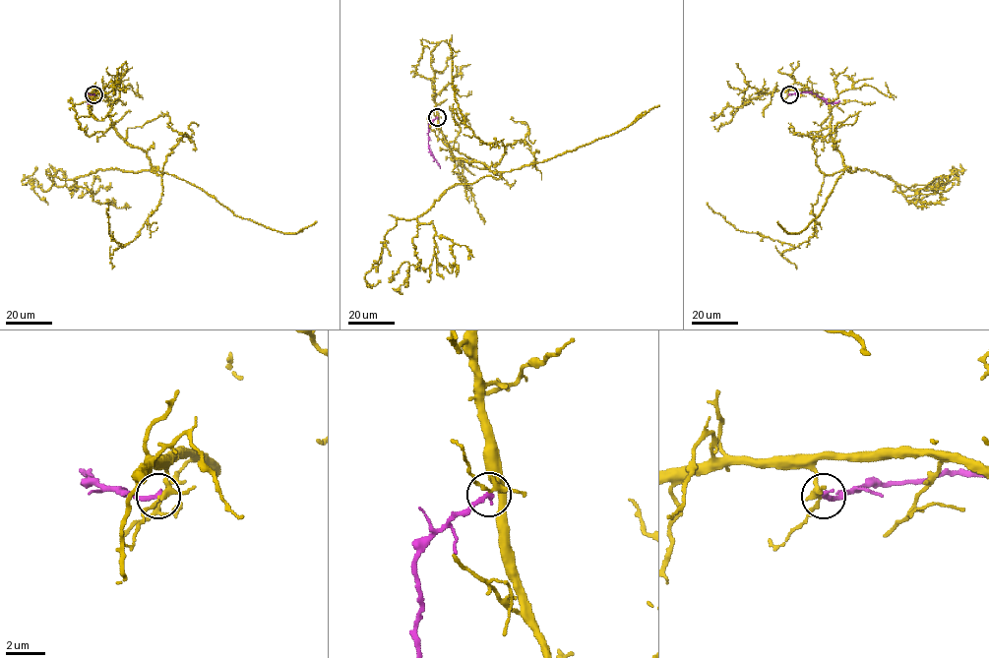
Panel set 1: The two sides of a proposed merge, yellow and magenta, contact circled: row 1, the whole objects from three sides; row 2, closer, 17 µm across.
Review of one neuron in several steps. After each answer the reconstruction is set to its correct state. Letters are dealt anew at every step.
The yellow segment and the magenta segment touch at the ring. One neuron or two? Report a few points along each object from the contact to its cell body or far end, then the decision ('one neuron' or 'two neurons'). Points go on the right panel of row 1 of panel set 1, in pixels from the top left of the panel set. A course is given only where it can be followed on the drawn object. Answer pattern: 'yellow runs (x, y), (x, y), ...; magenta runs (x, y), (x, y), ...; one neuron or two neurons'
yellow runs (788, 94), (804, 89), (828, 103), (844, 169), (891, 177), (903, 191), (938, 179), (918, 200), (927, 205); magenta runs (789, 94), (810, 91), (827, 102), (839, 101); two neurons

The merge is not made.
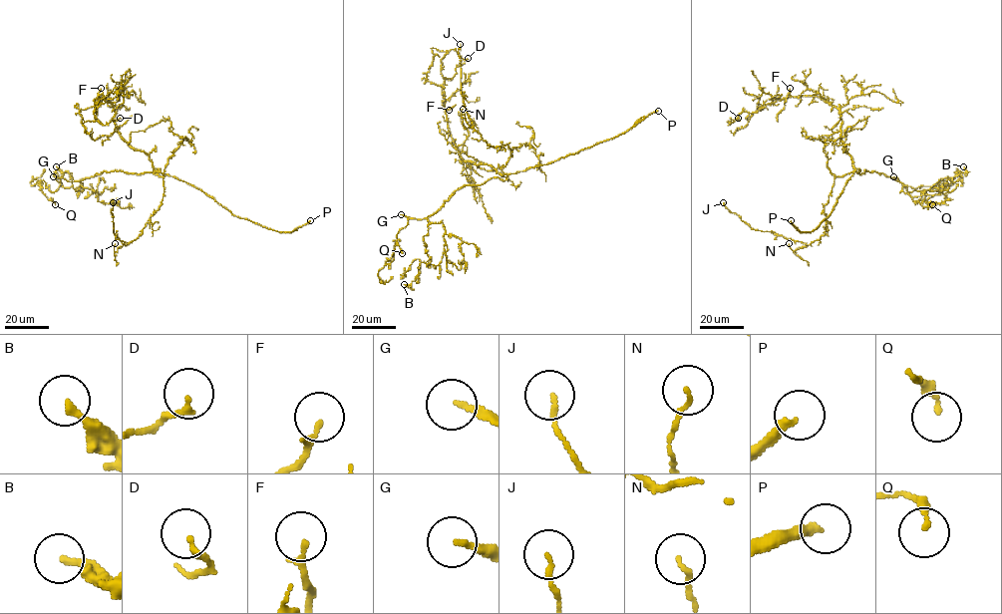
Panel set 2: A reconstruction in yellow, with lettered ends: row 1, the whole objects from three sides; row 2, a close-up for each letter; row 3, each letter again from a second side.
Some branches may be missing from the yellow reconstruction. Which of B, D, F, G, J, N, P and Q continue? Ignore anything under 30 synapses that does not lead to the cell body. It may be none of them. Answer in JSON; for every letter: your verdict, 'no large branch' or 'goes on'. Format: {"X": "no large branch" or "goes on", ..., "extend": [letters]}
{"B": "no large branch", "D": "no large branch", "F": "no large branch", "G": "goes on", "J": "no large branch", "N": "no large branch", "P": "goes on", "Q": "no large branch", "extend": ["G", "P"]}

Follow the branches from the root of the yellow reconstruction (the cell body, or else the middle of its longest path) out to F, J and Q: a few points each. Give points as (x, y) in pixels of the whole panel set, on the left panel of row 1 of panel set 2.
F: (155, 167), (147, 154), (134, 150), (121, 136), (113, 119), (112, 105), (103, 96), (98, 96), (101, 88)
J: (155, 167), (155, 172), (163, 177), (163, 199), (142, 233), (127, 244), (113, 230), (113, 202)
Q: (155, 167), (160, 170), (102, 171), (79, 181), (62, 178), (54, 191), (40, 180), (42, 192), (55, 204)

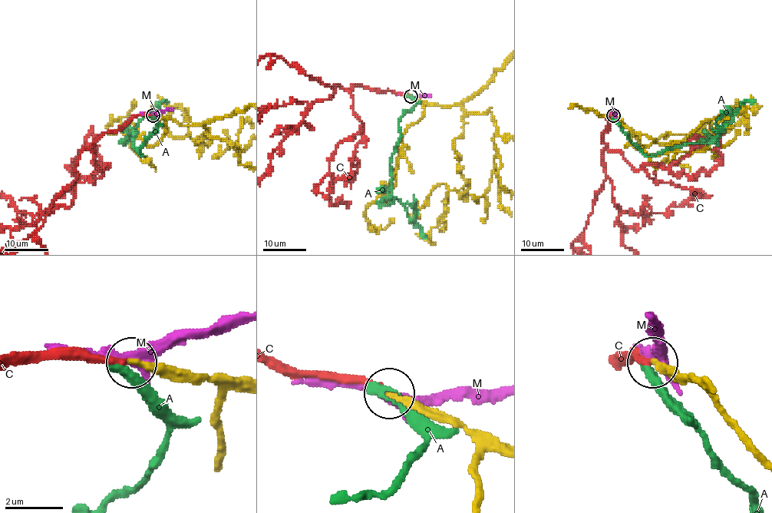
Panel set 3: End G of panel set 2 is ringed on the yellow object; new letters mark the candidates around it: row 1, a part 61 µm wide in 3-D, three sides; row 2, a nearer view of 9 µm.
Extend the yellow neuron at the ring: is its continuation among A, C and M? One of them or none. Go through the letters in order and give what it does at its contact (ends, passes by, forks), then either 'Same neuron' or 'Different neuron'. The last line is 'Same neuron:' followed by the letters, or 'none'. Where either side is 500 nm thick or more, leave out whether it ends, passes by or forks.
A: It ends there. Different neuron
C: It ends there. Same neuron
M: It passes by. Different neuron
Same neuron: C

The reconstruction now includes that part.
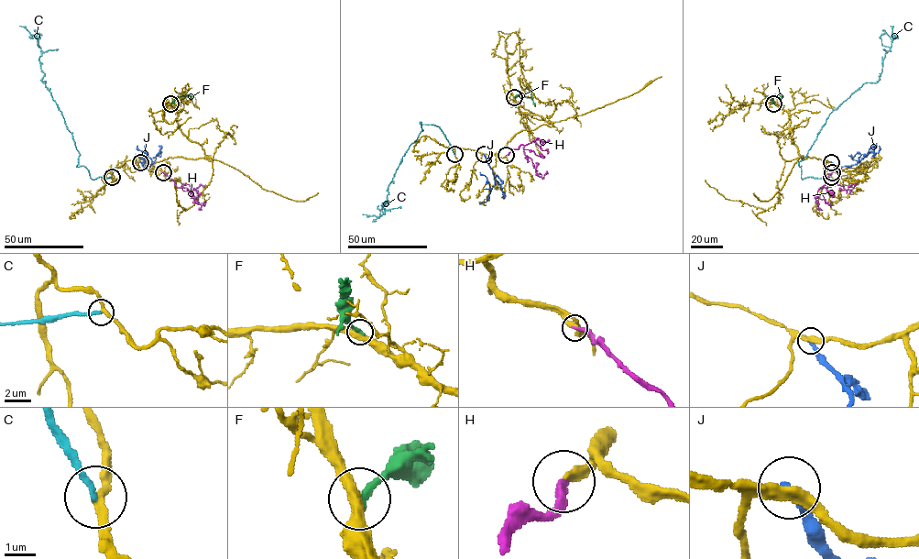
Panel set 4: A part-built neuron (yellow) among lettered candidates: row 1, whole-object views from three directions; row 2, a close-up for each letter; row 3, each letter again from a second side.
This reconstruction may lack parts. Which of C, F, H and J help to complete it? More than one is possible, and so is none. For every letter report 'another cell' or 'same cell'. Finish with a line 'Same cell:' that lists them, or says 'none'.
C: another cell
F: another cell
H: same cell
J: another cell
Same cell: H

